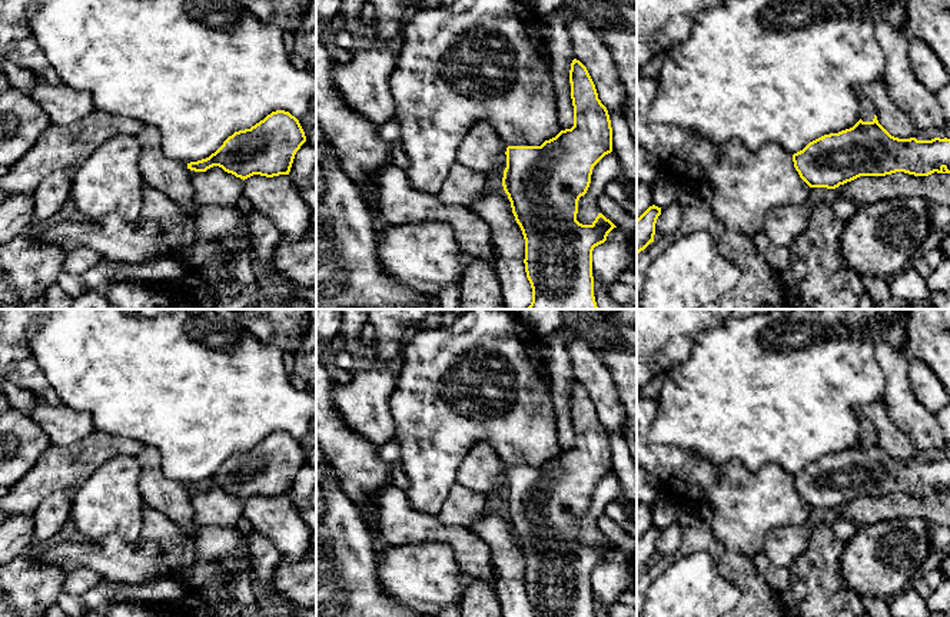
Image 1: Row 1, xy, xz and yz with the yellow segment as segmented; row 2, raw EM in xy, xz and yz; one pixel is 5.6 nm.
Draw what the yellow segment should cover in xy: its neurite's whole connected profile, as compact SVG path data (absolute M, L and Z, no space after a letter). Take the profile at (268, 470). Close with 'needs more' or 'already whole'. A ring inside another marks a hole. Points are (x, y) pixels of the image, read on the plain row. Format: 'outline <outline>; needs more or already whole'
outline M276 431L250 450L235 452L209 478L187 484L187 490L206 492L213 487L240 500L253 495L289 495L296 472L306 462L299 441Z; already whole

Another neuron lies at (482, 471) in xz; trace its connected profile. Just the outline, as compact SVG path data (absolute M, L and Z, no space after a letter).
M485 441L476 442L458 470L458 482L484 494L491 504L499 504L506 488L508 465L499 458L492 445Z

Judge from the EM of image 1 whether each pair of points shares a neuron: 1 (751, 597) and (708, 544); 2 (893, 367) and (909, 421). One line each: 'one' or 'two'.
1: one
2: one

